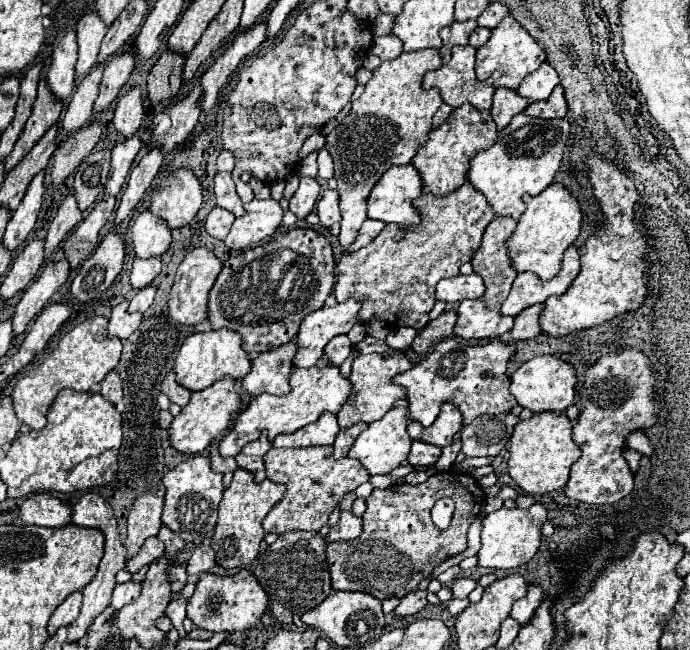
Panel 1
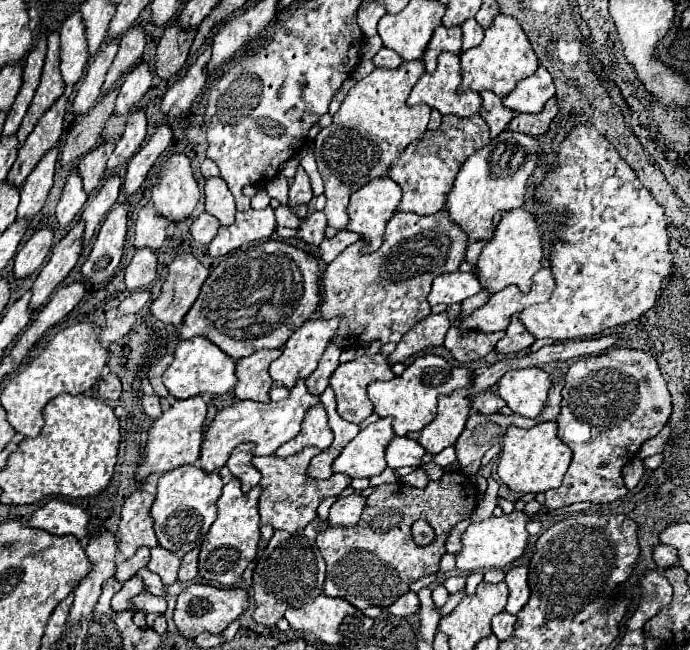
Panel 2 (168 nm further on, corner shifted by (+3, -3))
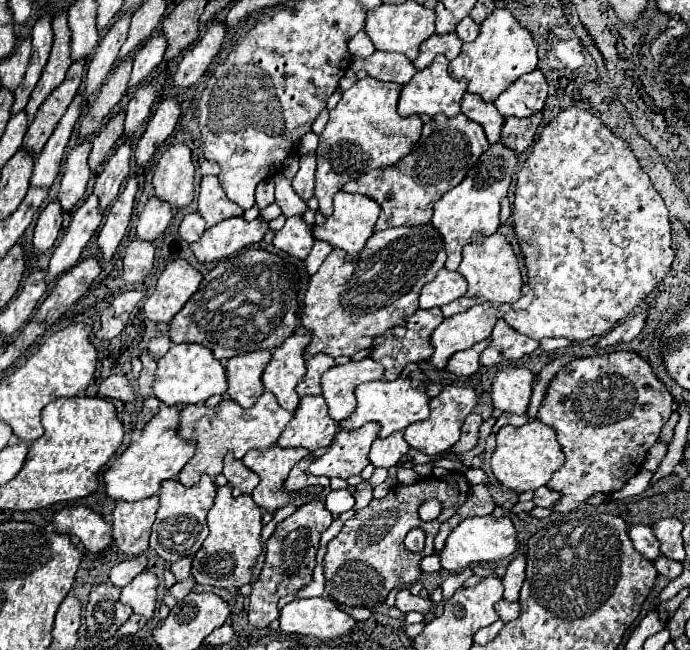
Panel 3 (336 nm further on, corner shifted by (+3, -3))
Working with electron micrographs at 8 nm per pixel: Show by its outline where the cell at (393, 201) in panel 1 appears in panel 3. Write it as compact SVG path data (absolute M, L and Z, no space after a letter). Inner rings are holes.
M337 192L333 196L333 206L335 206L333 216L329 216L323 226L315 226L315 230L313 230L315 238L329 242L333 248L345 250L349 260L353 260L363 250L367 238L375 232L375 222L381 214L381 206L375 200L371 200L369 196L349 194L349 192Z

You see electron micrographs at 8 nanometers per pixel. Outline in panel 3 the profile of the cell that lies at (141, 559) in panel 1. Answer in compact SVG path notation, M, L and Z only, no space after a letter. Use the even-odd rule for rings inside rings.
M137 556L137 558L131 558L131 560L123 560L123 562L119 562L117 566L111 568L109 580L111 580L111 584L115 584L117 588L123 588L123 586L127 586L139 572L143 572L145 566L147 566L147 556Z

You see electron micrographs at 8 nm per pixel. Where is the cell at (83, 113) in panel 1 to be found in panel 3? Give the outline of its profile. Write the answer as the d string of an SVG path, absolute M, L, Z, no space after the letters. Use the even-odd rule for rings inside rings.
M121 16L105 34L105 38L95 48L95 54L91 56L91 62L87 64L87 80L85 80L85 96L93 96L101 84L105 82L107 74L111 72L115 58L119 54L121 44L127 38L131 16Z

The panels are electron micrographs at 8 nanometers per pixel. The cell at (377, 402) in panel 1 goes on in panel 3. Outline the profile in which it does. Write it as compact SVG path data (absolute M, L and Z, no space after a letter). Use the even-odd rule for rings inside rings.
M363 358L359 362L349 362L343 366L333 366L323 374L323 398L329 406L329 416L337 422L347 420L355 408L355 388L361 382L381 380L383 368L373 358Z

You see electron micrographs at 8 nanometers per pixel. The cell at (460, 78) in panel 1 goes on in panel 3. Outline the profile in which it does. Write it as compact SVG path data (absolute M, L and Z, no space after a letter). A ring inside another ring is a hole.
M437 56L433 60L431 66L427 66L425 70L417 72L409 84L403 86L403 92L399 96L399 114L401 116L411 116L411 114L429 114L429 116L435 116L435 114L445 114L449 118L457 116L461 112L461 100L467 92L467 80L455 80L449 76L447 72L447 66L449 66L449 60L445 56Z

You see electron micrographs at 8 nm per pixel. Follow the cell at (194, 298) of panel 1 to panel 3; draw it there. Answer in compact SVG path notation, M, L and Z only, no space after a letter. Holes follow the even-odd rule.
M177 258L167 264L157 280L153 296L147 298L143 310L153 322L171 322L171 318L197 292L203 276L187 260Z

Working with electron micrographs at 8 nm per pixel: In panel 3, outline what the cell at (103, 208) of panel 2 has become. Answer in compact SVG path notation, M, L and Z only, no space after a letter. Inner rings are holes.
M131 140L123 142L115 154L111 154L103 166L103 172L95 176L95 194L99 198L99 208L105 210L119 194L123 180L129 174L131 160Z

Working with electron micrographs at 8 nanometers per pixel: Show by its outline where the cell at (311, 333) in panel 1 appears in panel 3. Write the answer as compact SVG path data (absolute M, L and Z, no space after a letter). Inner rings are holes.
M293 334L289 336L275 352L269 366L263 372L265 390L273 392L279 404L285 410L295 410L299 404L297 384L303 380L307 372L305 348L311 342L311 334Z

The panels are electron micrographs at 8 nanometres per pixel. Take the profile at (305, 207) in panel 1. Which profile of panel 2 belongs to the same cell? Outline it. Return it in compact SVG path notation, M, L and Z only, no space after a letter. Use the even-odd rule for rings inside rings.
M299 166L297 168L297 174L293 178L293 184L289 188L289 202L295 206L295 204L309 204L313 198L313 192L311 192L311 180L307 176L307 172Z

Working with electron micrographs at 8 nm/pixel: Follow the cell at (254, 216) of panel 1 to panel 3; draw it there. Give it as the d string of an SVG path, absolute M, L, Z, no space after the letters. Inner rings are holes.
M243 216L229 218L207 228L201 240L191 244L191 250L197 260L213 262L219 258L227 258L245 246L261 242L267 230L269 220L265 218L255 218L251 222L247 222Z

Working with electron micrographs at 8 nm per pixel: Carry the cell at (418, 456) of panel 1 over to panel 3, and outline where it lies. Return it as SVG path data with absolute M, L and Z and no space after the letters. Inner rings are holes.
M395 432L385 440L375 440L373 448L369 452L369 460L375 468L391 468L397 466L401 458L409 454L409 444L403 438L403 432Z

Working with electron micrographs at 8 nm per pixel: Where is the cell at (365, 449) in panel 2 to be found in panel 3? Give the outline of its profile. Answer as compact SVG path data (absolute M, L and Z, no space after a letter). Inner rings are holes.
M369 422L359 430L339 432L337 440L307 468L307 472L327 478L349 478L361 474L369 464L369 450L373 440L379 438L379 430L377 422Z

